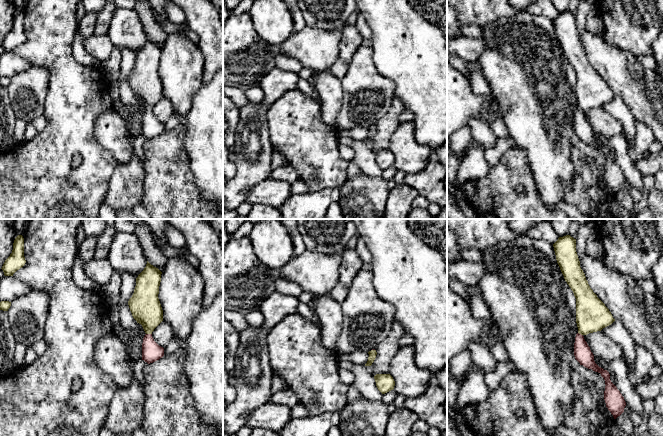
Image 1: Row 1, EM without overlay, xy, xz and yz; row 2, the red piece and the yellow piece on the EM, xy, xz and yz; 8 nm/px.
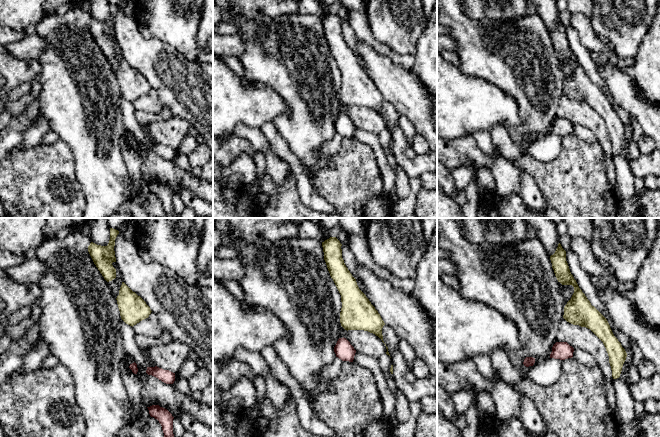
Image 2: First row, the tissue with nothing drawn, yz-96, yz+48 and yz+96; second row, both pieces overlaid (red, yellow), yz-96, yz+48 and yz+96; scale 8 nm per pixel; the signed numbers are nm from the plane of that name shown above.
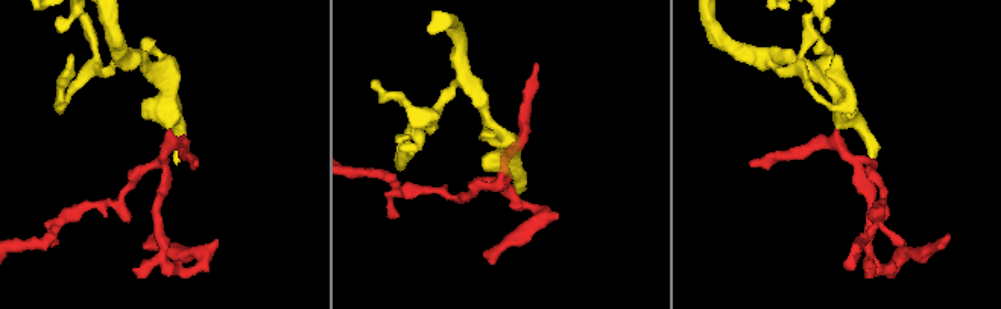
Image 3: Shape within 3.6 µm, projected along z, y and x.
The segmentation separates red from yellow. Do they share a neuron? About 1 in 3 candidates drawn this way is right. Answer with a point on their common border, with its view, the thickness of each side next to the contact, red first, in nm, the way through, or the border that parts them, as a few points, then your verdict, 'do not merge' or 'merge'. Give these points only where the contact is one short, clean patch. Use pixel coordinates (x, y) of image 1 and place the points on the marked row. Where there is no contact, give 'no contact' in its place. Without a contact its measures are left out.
contact xy (149, 334); calibres 160 and 240 nm; way xy (151, 351), (149, 347), (149, 334), (149, 313), (144, 304); merge

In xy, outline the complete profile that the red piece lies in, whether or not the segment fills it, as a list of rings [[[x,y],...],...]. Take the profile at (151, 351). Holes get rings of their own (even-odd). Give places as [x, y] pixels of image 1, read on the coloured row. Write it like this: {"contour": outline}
{"contour": [[[148,261],[136,278],[136,286],[128,301],[130,311],[137,323],[141,324],[145,336],[142,343],[142,360],[148,364],[164,356],[164,348],[152,337],[154,329],[163,321],[163,310],[158,298],[162,272]]]}

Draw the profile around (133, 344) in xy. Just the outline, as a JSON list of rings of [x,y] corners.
[[[120,323],[112,325],[112,332],[124,343],[126,352],[133,363],[142,360],[142,343],[146,334],[141,324],[138,323],[138,327],[138,334],[132,336],[130,331],[125,329]]]

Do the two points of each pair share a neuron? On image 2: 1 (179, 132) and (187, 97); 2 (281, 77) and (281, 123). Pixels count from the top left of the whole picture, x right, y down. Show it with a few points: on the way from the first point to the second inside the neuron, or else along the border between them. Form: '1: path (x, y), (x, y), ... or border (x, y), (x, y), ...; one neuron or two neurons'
1: border (174, 115), (184, 119), (190, 125); two neurons
2: path (293, 91), (295, 94), (295, 119); one neuron

